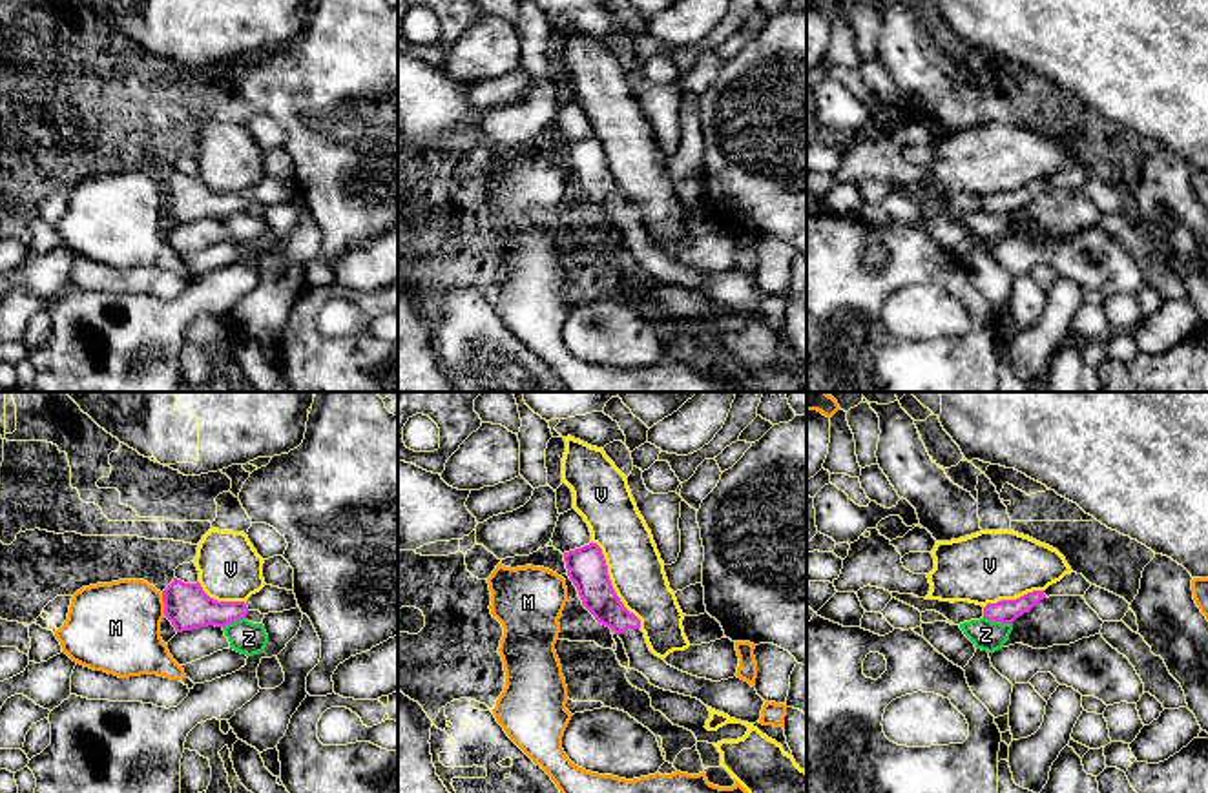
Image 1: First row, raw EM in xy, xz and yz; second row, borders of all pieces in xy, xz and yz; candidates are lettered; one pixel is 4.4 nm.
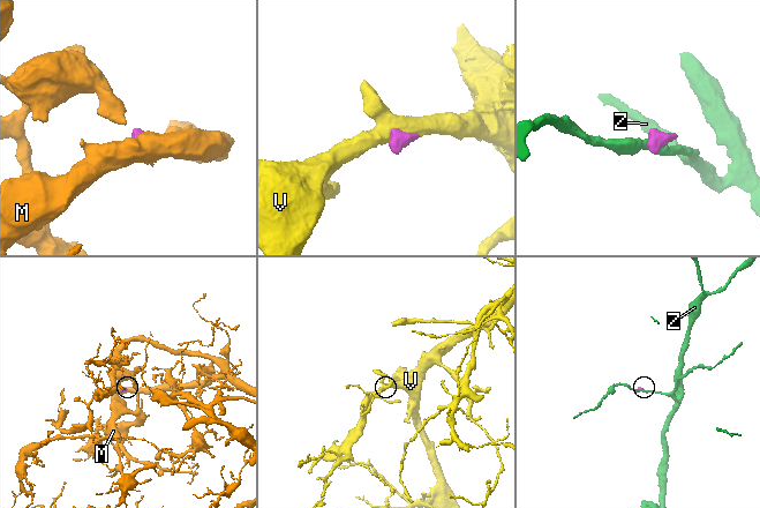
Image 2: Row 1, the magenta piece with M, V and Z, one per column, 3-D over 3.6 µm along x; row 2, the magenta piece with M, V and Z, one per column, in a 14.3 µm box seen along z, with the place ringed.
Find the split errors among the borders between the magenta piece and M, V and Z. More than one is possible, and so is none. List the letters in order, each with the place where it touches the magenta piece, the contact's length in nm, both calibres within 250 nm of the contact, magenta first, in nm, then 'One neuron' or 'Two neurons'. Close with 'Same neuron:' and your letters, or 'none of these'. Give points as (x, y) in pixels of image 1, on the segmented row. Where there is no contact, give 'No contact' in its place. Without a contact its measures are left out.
M: Touches magenta at xy (165, 604). Shared border 110 nm. Thickness 200 nm (magenta) against 400 nm. Two neurons
V: Touches magenta at xz (610, 584). Shared border 440 nm. Thickness 180 nm (magenta) against 240 nm. Two neurons
Z: Touches magenta at yz (999, 620). Shared border 130 nm. Thickness 110 nm (magenta) against 140 nm. Two neurons
Same neuron: none of these

